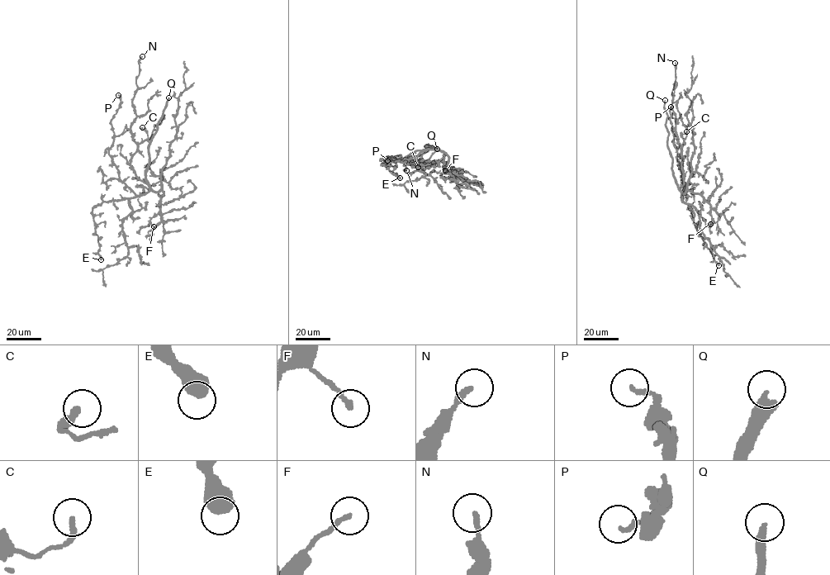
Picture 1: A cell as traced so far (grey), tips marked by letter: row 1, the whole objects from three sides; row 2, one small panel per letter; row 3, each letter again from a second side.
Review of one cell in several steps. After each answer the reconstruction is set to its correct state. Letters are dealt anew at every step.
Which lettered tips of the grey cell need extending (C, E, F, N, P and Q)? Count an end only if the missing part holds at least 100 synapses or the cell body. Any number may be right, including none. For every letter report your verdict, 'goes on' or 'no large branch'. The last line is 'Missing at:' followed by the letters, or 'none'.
C: no large branch
E: no large branch
F: no large branch
N: no large branch
P: no large branch
Q: goes on
Missing at: Q

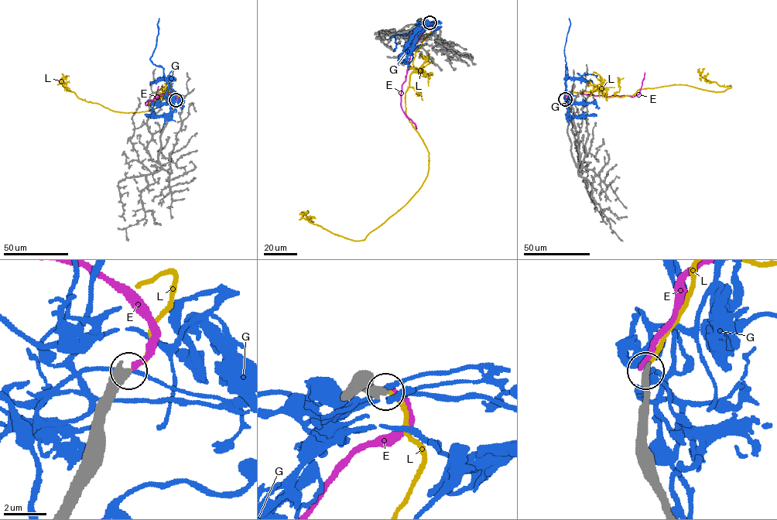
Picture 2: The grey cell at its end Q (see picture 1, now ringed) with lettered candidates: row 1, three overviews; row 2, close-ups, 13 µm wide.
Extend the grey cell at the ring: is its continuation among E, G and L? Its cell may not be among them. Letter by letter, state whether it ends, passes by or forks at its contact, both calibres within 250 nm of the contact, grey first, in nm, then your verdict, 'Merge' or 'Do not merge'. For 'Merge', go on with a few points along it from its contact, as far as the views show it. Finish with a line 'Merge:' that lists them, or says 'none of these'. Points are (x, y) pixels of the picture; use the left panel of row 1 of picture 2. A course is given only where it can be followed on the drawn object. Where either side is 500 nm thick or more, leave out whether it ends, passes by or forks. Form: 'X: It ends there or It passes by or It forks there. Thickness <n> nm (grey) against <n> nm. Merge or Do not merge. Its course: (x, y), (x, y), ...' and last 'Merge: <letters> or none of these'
E: It ends there. Thickness 440 nm (grey) against 280 nm. Do not merge
G: It passes by. Thickness 480 nm (grey) against 120 nm. Do not merge
L: It ends there. Thickness 480 nm (grey) against 160 nm. Do not merge
Merge: none of these

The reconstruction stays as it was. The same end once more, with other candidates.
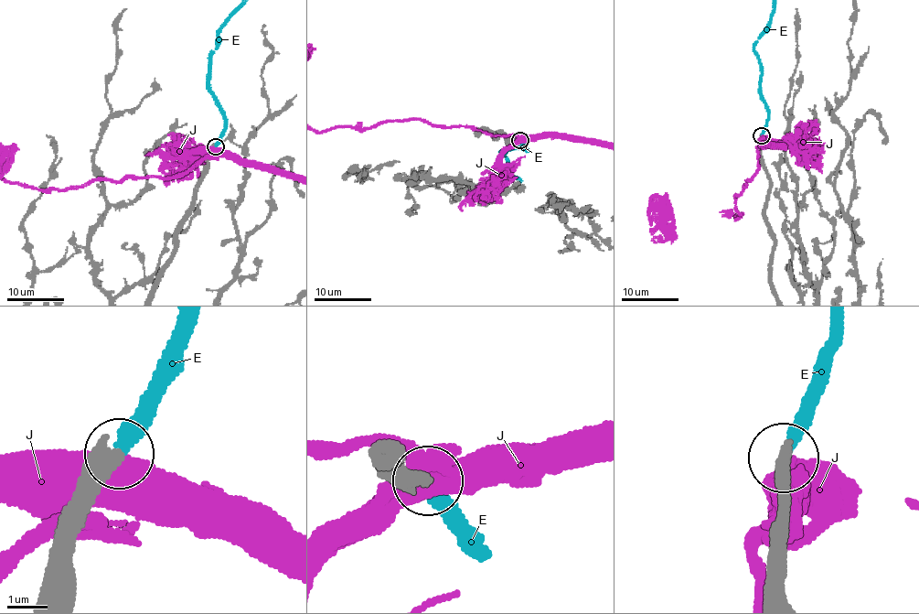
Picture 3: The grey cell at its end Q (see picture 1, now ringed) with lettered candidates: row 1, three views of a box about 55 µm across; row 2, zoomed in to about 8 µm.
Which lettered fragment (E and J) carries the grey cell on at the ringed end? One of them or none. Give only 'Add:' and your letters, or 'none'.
Add: E

